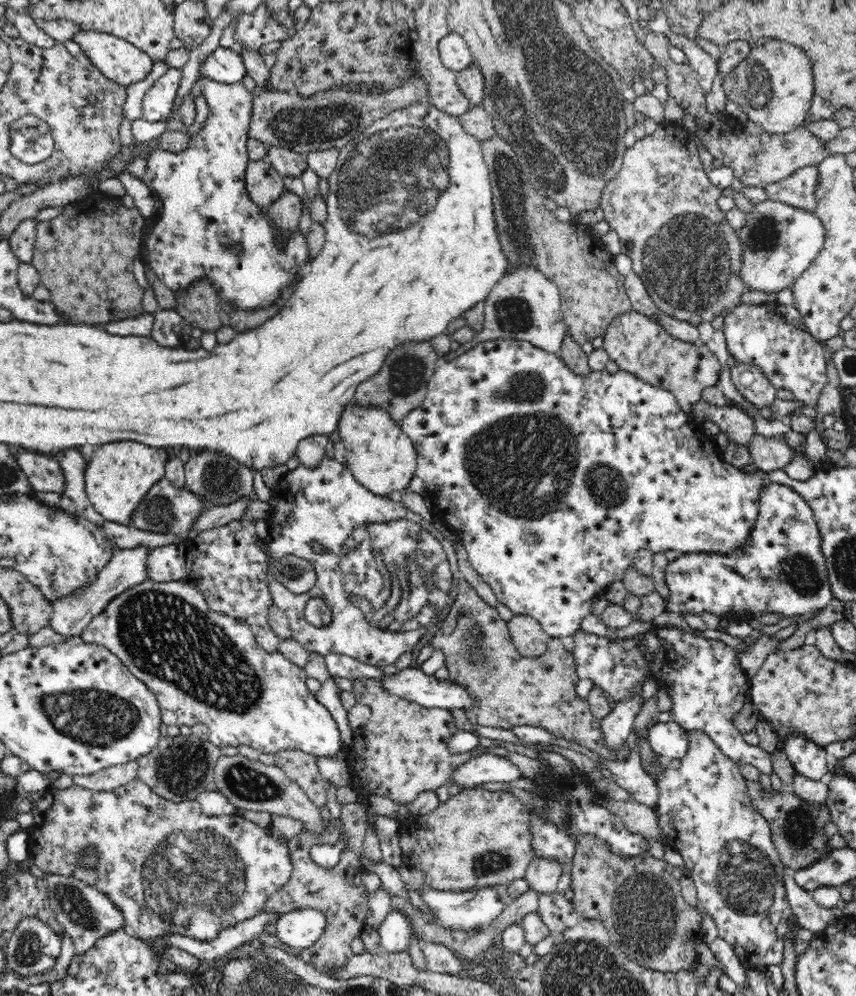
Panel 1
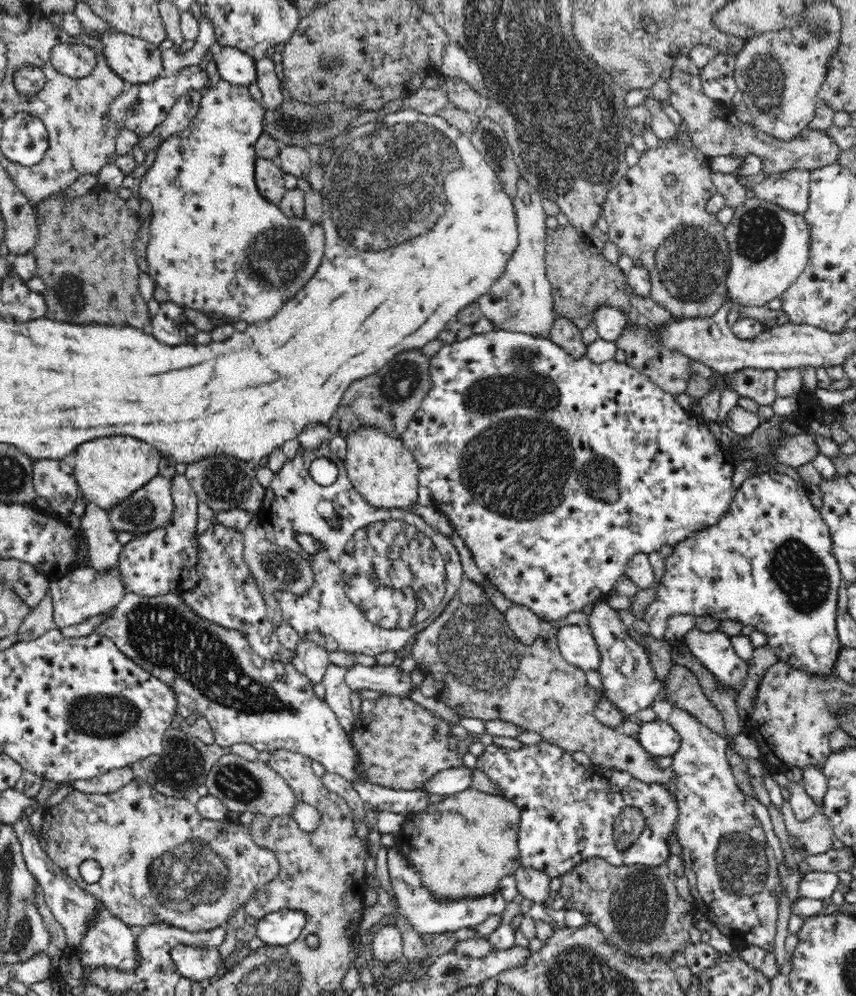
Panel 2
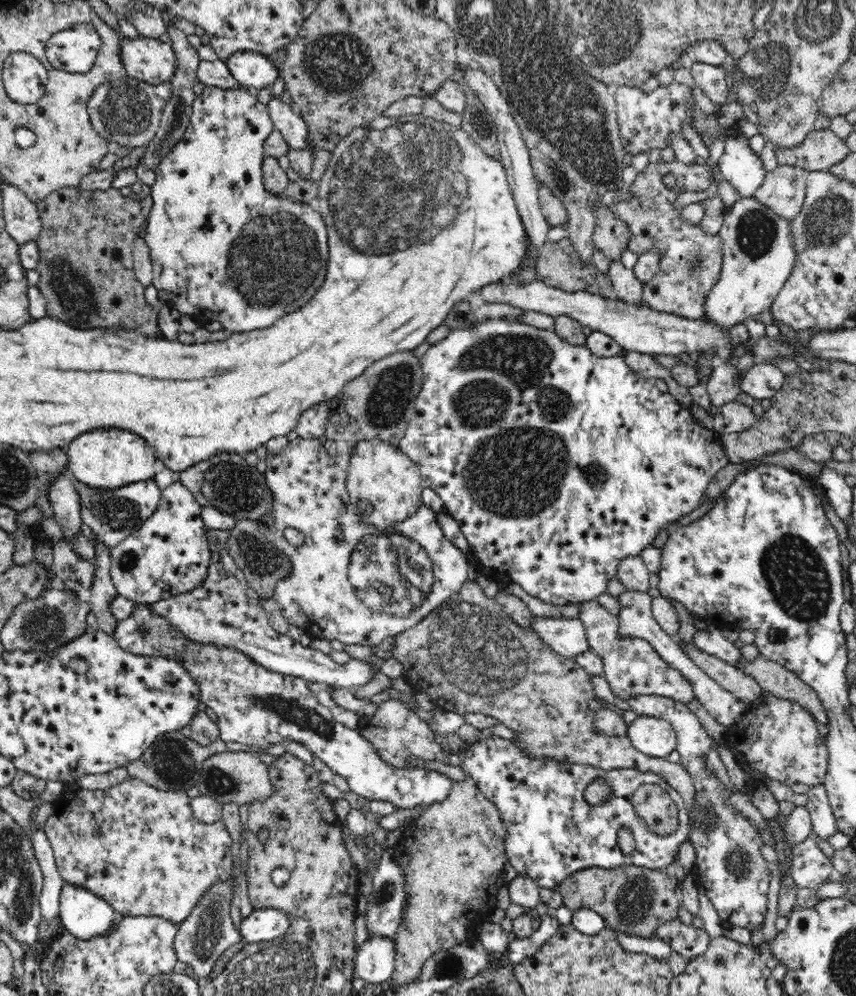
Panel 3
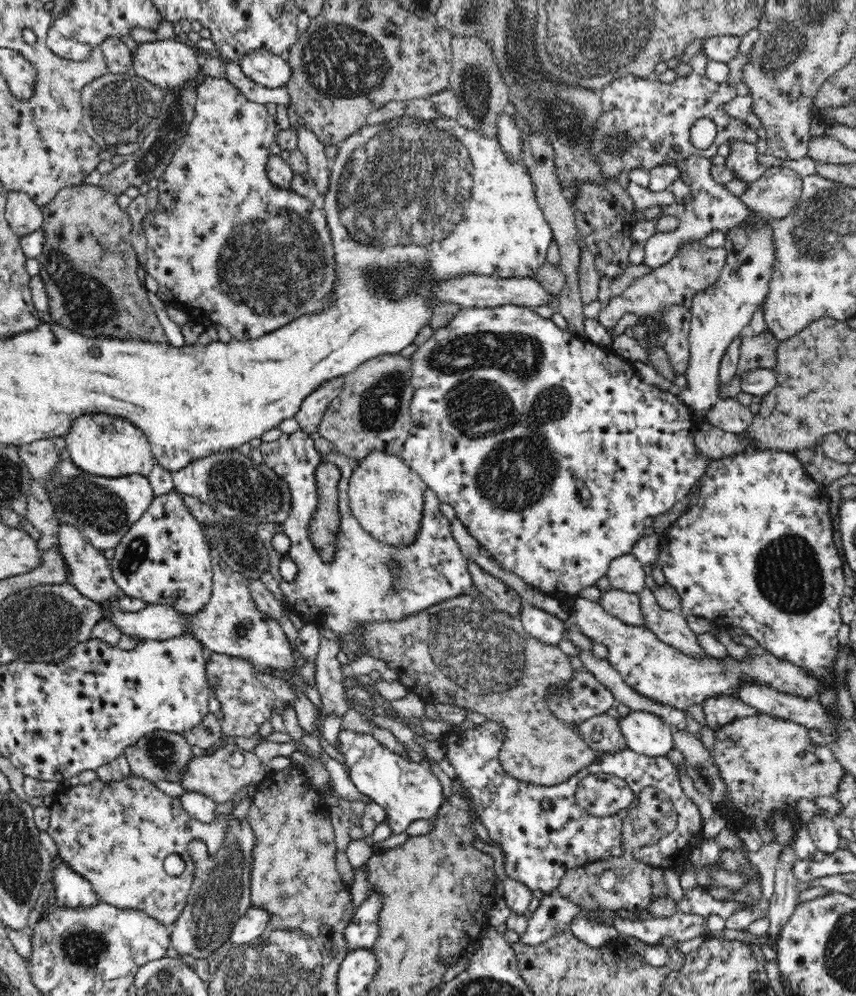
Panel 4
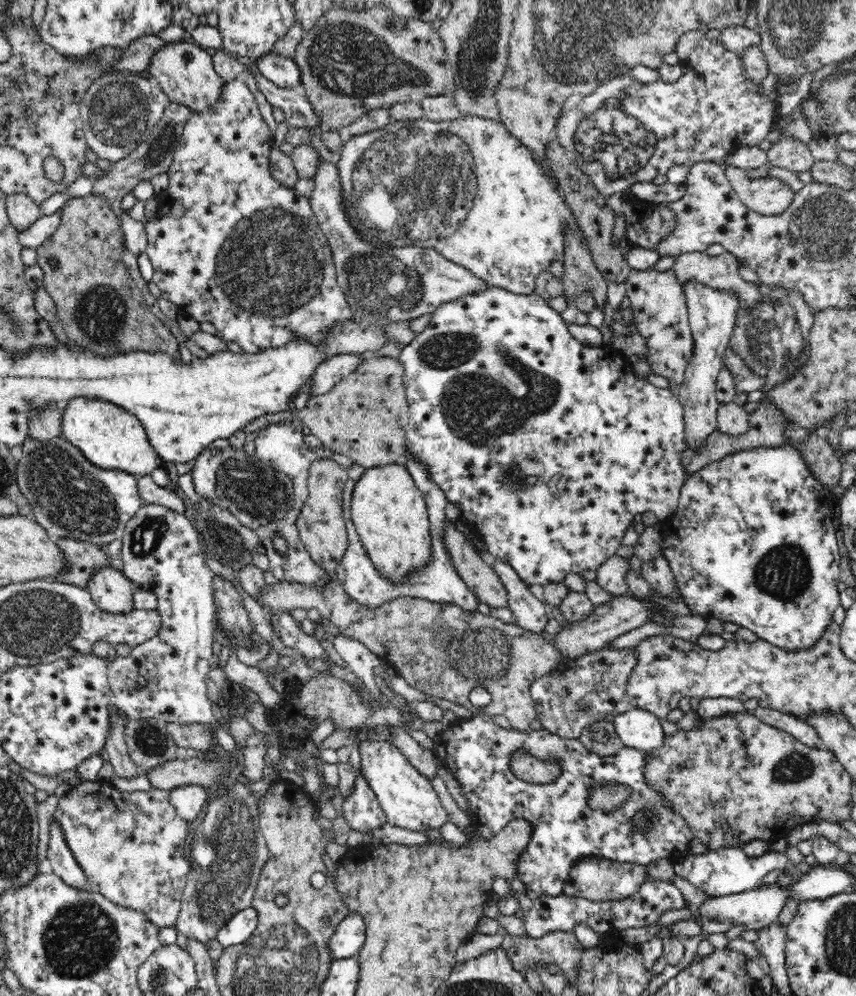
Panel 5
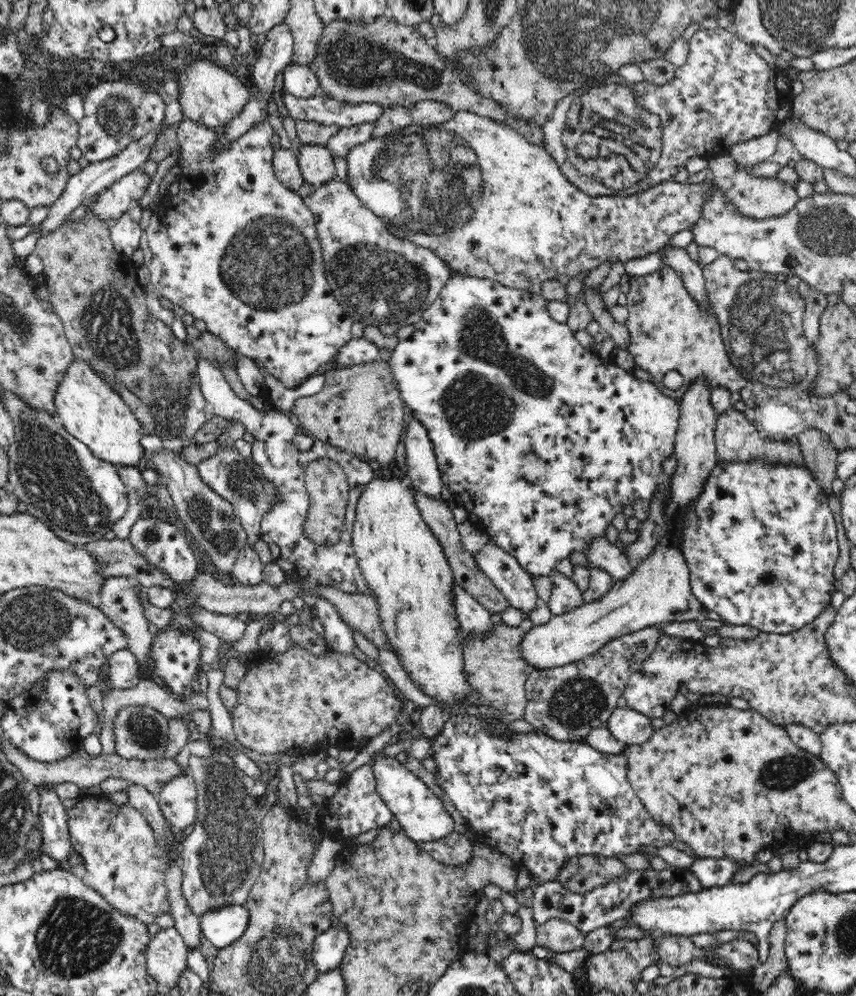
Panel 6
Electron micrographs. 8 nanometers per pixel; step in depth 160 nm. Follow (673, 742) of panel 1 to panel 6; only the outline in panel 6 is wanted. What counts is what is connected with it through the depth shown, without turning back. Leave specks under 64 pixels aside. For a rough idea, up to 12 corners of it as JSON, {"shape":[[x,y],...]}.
{"shape":[[616,707],[605,726],[627,745],[652,738],[651,718]]}

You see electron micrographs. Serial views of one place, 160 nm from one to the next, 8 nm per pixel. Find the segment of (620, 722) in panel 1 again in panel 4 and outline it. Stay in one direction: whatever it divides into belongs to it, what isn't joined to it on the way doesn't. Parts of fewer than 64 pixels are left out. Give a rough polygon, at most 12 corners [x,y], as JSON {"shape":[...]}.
{"shape":[[576,597],[571,619],[624,682],[686,711],[757,680],[815,698],[822,683],[764,650],[692,658]]}

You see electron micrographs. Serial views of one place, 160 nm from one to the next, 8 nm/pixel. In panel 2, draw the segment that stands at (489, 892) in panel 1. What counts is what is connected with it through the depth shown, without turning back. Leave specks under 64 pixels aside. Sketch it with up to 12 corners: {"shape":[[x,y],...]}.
{"shape":[[392,847],[398,912],[420,936],[472,929],[507,905],[500,890],[438,900]]}

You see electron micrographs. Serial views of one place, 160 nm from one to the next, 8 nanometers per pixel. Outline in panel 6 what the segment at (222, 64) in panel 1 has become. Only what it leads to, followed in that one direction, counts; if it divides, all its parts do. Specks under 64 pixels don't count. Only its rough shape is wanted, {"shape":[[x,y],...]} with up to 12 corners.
{"shape":[[291,62],[282,70],[284,91],[296,98],[320,94],[308,65]]}

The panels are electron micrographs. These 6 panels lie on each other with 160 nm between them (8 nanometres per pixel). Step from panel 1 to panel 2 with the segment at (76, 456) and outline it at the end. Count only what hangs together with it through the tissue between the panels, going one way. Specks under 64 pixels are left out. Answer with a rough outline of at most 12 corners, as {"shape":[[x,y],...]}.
{"shape":[[88,501],[80,521],[90,567],[115,568],[123,546],[109,514]]}

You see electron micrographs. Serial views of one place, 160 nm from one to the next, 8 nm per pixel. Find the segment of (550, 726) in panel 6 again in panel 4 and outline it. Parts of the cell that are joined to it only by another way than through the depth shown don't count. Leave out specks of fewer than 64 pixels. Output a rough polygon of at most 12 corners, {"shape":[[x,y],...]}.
{"shape":[[574,671],[569,697],[552,693],[548,708],[579,725],[613,711],[615,698],[590,671]]}

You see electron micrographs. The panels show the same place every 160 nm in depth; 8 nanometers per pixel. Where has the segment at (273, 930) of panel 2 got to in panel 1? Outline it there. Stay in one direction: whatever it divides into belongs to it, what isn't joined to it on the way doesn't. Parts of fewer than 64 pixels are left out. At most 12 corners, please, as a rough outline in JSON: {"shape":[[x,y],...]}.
{"shape":[[316,909],[282,913],[277,944],[310,948],[327,927]]}

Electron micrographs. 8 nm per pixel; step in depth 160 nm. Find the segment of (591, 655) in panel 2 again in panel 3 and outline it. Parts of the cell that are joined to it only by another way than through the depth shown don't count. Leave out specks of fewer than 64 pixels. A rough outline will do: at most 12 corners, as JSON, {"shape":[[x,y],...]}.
{"shape":[[533,618],[544,643],[569,659],[590,648],[579,618]]}

